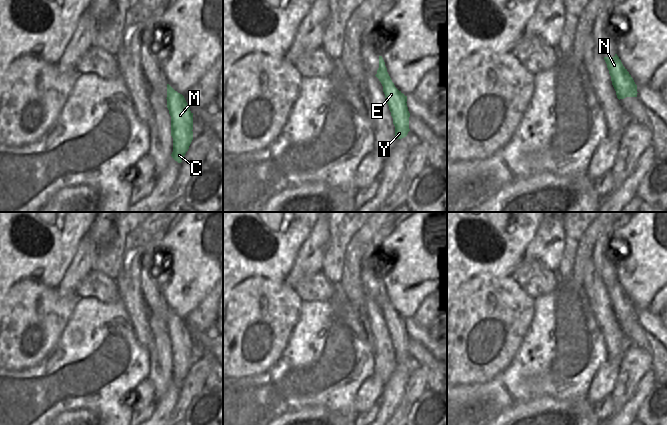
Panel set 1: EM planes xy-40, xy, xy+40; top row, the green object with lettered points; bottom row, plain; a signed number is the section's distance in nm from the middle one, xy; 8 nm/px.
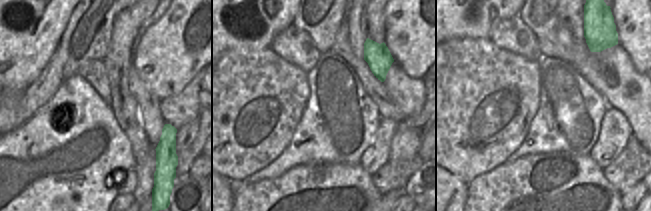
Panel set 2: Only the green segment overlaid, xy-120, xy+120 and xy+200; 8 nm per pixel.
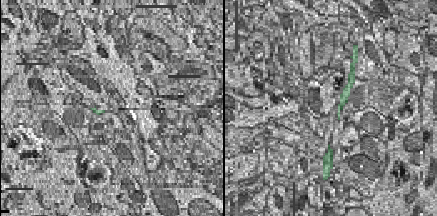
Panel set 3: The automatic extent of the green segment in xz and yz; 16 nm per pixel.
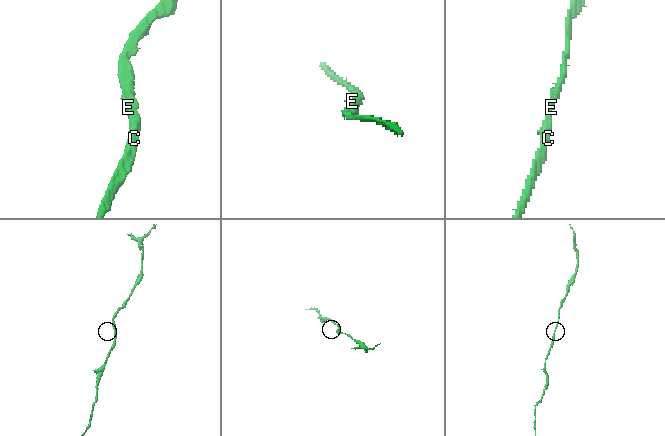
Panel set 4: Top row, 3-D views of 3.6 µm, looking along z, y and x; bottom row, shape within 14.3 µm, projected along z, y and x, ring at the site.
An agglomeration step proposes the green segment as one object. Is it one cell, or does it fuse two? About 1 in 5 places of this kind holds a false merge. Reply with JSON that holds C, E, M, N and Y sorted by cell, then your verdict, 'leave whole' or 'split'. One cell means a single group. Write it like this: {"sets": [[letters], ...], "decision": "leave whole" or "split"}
{"sets": [["C", "E", "M", "N", "Y"]], "decision": "leave whole"}

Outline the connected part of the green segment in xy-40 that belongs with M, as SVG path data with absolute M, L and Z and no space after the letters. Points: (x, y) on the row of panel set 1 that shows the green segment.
M167 84L167 108L171 116L172 158L181 163L193 140L193 113L184 96Z

